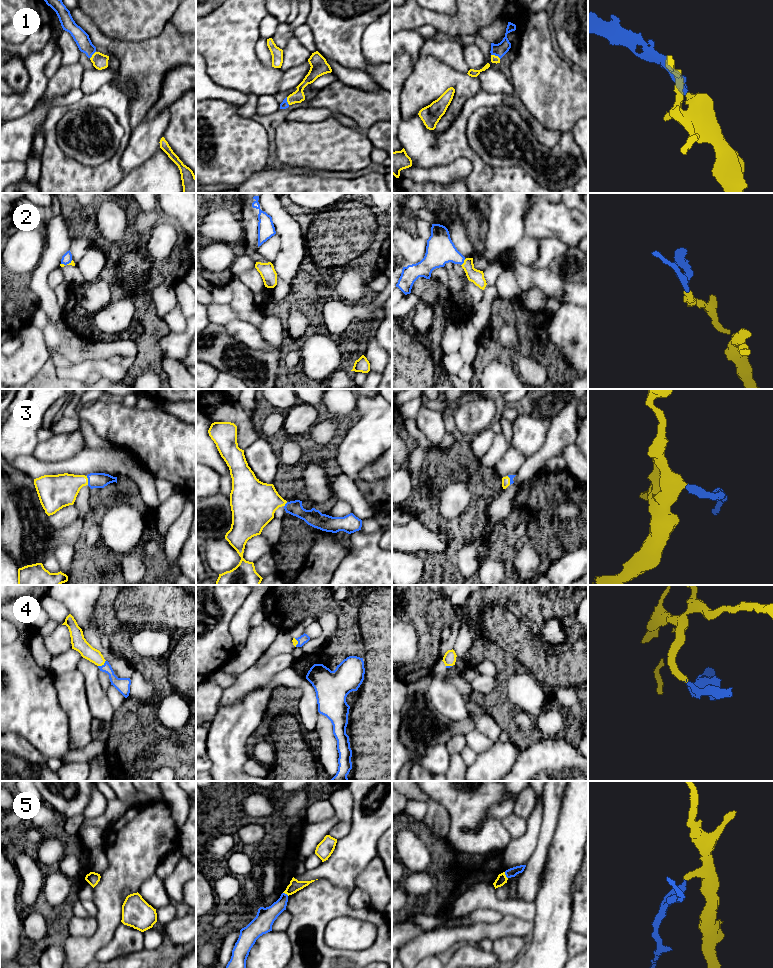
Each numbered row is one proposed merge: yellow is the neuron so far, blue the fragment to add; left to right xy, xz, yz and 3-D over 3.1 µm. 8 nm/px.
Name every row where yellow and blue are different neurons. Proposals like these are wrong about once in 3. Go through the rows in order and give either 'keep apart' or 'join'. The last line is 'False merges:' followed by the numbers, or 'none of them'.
1: join
2: join
3: join
4: join
5: keep apart
False merges: 5

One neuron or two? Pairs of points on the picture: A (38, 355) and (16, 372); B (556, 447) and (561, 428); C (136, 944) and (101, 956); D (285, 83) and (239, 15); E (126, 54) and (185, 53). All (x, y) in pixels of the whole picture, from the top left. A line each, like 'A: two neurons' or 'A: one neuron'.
A: one neuron
B: one neuron
C: one neuron
D: two neurons
E: one neuron

